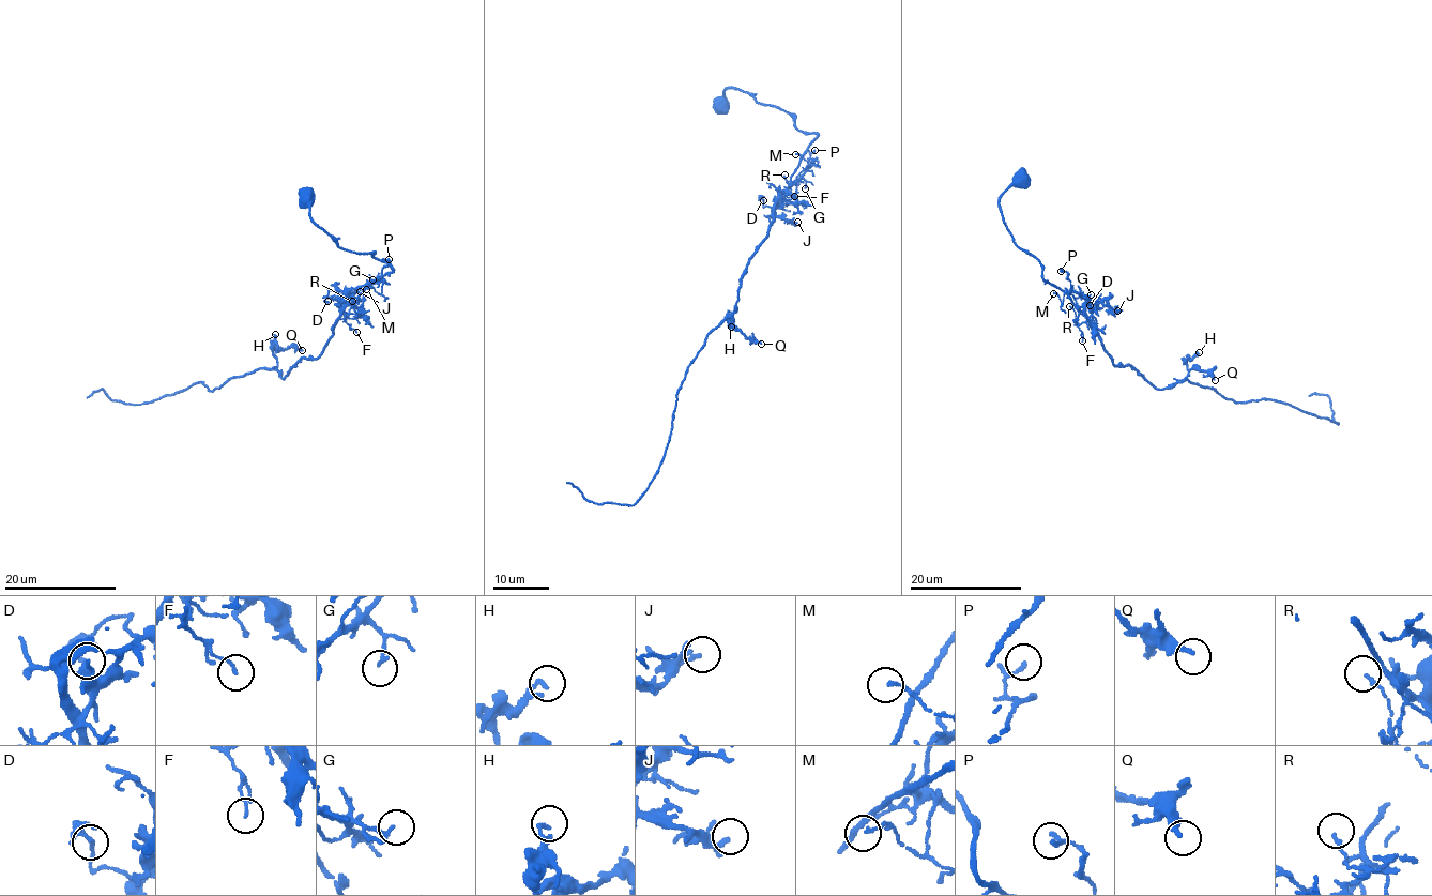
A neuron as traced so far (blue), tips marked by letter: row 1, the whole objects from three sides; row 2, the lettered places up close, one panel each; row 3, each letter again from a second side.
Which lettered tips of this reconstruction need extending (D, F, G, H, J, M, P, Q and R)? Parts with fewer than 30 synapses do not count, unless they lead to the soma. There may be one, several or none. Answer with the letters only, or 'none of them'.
none of them

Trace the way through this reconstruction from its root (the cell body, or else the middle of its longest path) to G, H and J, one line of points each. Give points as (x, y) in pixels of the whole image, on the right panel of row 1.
G: (1020, 181), (999, 200), (1015, 243), (1034, 255), (1042, 278), (1081, 310), (1090, 301), (1079, 293), (1091, 294)
H: (1020, 181), (999, 200), (1006, 229), (1086, 315), (1112, 363), (1172, 388), (1199, 352)
J: (1020, 181), (999, 200), (1015, 243), (1034, 255), (1042, 278), (1081, 310), (1105, 300), (1117, 310)

